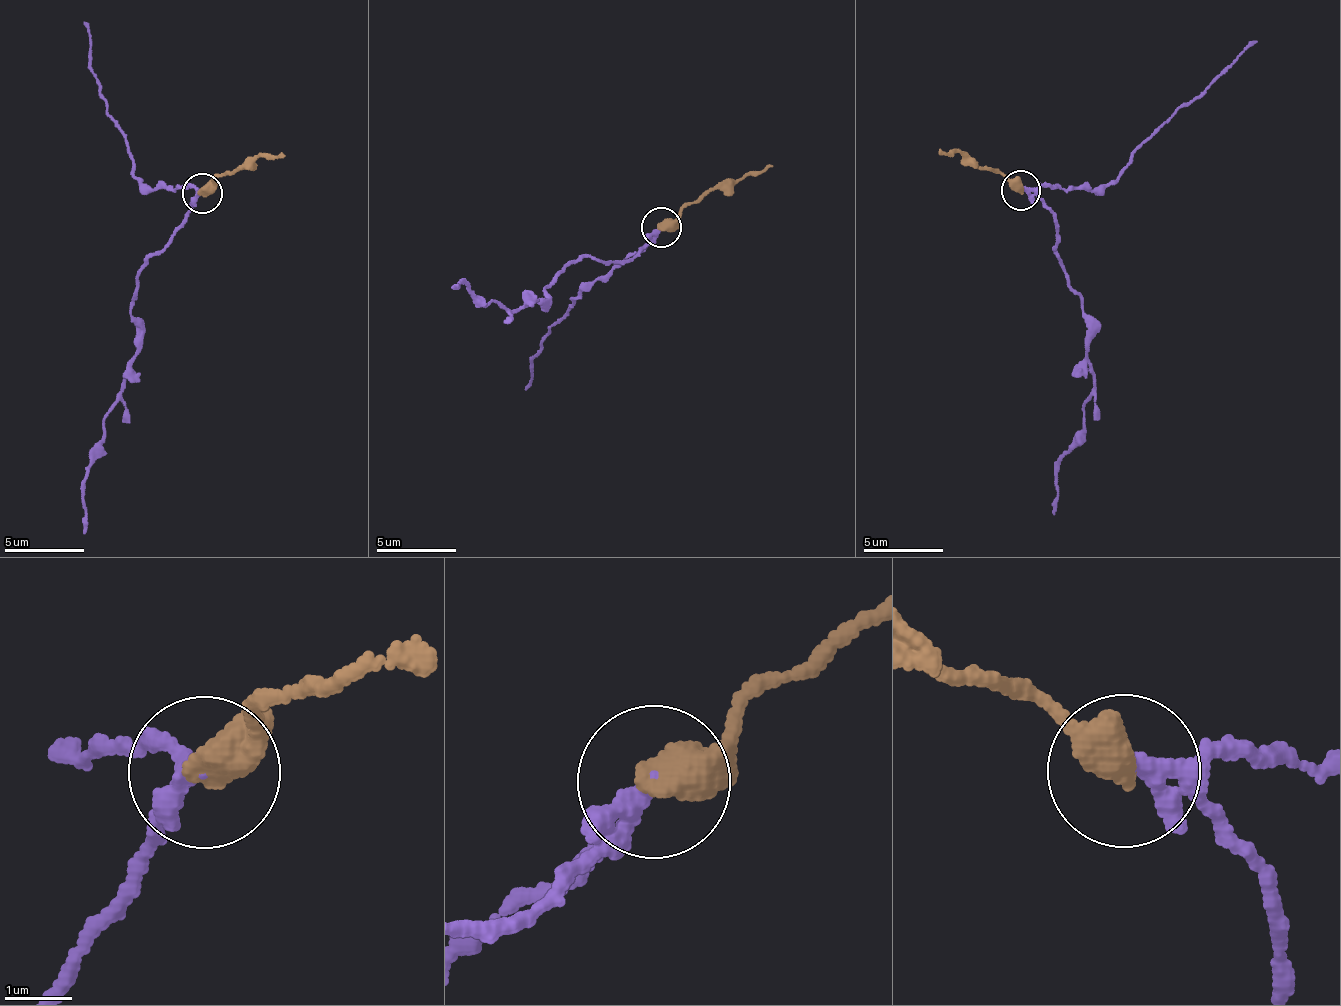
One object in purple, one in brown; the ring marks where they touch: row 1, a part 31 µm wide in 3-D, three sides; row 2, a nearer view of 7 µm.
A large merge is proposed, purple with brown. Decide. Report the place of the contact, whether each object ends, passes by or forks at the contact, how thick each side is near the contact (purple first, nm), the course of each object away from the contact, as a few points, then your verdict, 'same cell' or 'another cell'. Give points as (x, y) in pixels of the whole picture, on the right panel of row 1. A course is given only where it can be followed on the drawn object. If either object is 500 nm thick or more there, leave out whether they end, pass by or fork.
(1020, 190) | 200/550 nm | purple via (1021, 191), (1055, 215), (1058, 261), (1082, 298), (1091, 343), (1093, 393), (1080, 441), (1057, 465), (1053, 515) | brown via (1021, 191), (997, 170), (972, 164), (957, 151), (938, 152) | another cell

